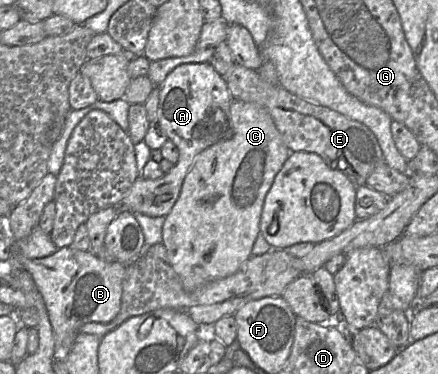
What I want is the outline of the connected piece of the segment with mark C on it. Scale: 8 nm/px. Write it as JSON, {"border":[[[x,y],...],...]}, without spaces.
{"border":[[[232,99],[230,121],[231,138],[197,155],[162,228],[167,263],[189,292],[234,274],[252,256],[265,197],[291,153],[270,114],[258,104]]]}

